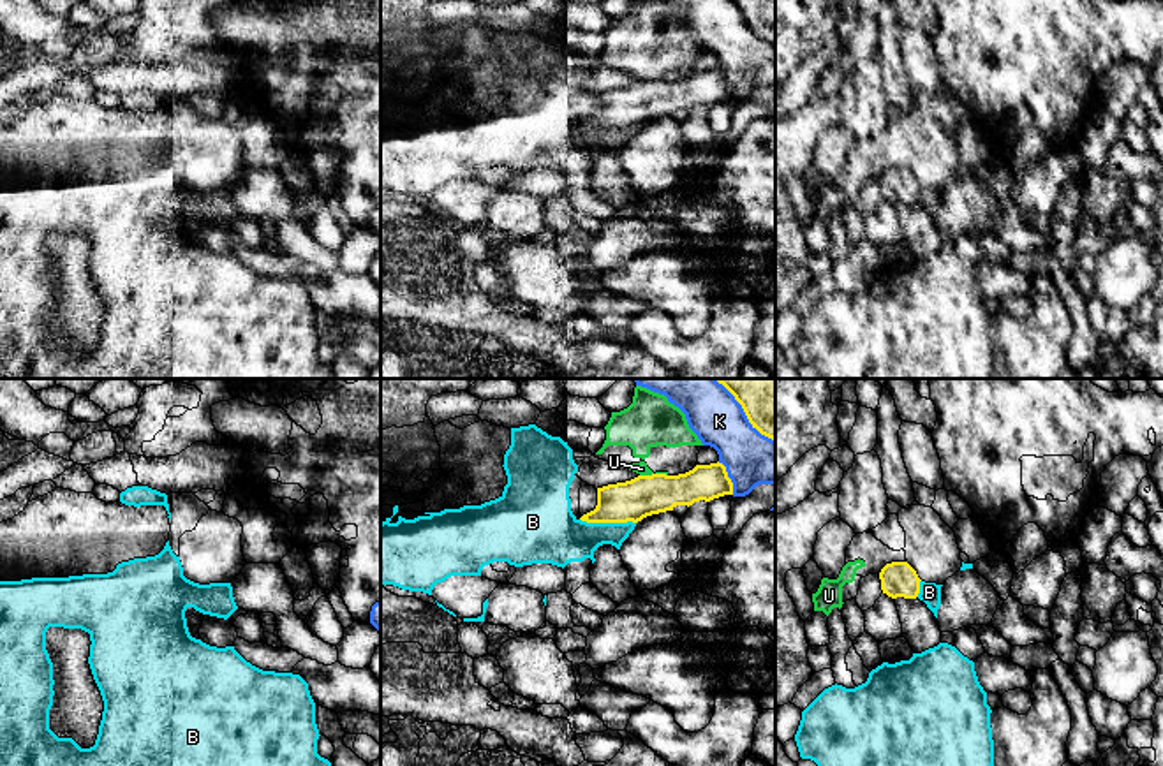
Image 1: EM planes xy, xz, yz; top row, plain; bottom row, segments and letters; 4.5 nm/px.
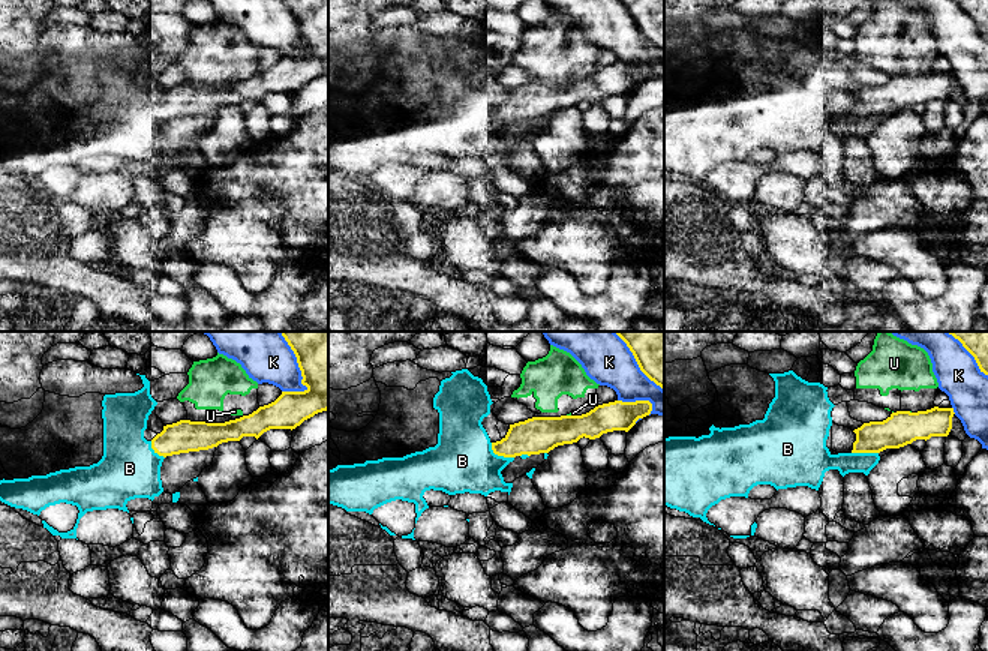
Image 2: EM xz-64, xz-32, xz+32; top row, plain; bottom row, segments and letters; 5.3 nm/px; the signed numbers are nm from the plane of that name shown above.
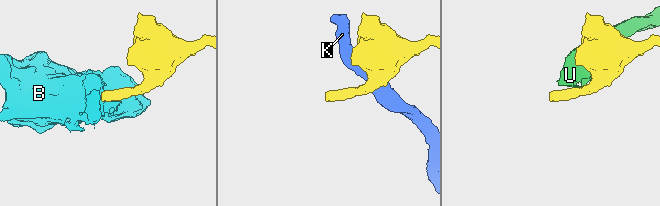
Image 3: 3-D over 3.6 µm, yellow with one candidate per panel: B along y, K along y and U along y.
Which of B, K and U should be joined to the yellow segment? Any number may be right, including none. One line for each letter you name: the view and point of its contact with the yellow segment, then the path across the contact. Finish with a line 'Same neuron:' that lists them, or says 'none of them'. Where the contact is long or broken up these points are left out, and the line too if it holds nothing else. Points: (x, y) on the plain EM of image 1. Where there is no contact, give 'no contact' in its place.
Same neuron: none of them

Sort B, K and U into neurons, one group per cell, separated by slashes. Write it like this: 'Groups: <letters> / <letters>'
Groups: B / K / U

